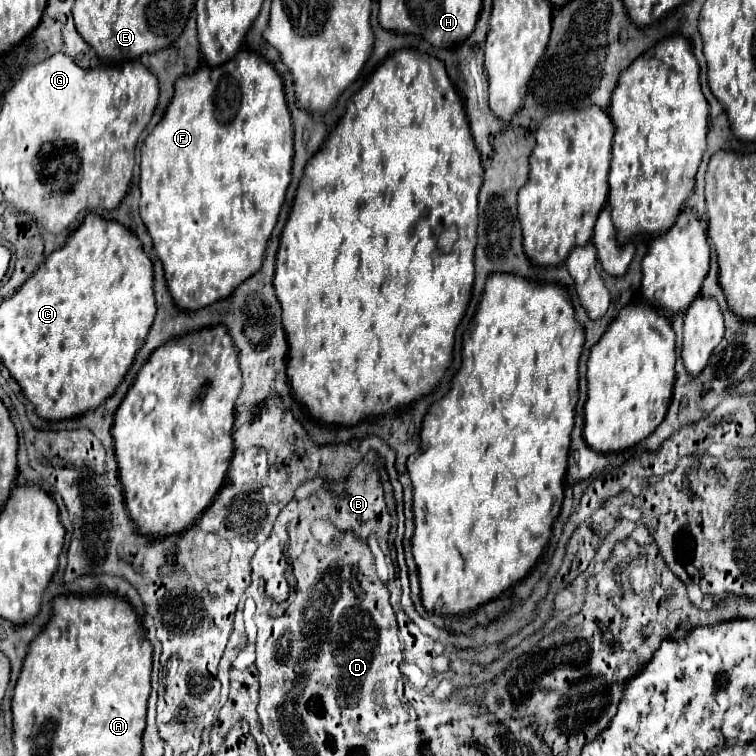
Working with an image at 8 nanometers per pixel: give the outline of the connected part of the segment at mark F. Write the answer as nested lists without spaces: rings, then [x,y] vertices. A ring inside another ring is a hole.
[[[242,49],[234,59],[222,63],[220,67],[204,65],[196,73],[184,75],[176,81],[176,93],[174,93],[172,103],[168,105],[162,121],[146,137],[146,141],[140,149],[140,171],[142,171],[140,173],[140,191],[142,191],[140,215],[154,241],[154,251],[164,265],[168,289],[174,297],[174,303],[180,309],[196,311],[196,309],[208,307],[208,305],[228,297],[228,293],[232,293],[232,289],[236,289],[236,285],[240,285],[240,281],[244,281],[244,279],[252,277],[252,273],[260,271],[268,237],[272,235],[272,229],[278,221],[280,209],[286,199],[286,189],[292,181],[292,159],[294,159],[294,127],[292,127],[292,119],[290,119],[286,95],[284,95],[284,83],[266,59],[262,59],[260,55],[256,55],[252,51]]]

